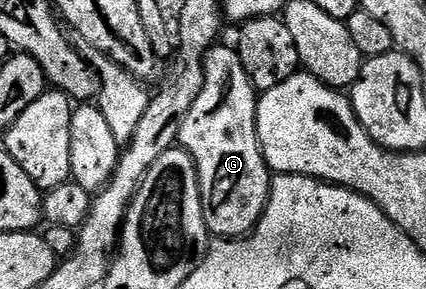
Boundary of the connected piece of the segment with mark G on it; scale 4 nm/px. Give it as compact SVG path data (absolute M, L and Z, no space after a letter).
M215 45L205 52L202 61L202 88L188 117L184 117L178 143L193 157L198 166L198 184L207 232L218 239L240 239L254 230L264 213L270 196L272 172L266 166L262 147L258 143L259 92L250 84L250 78L237 50L233 46L222 46Z

